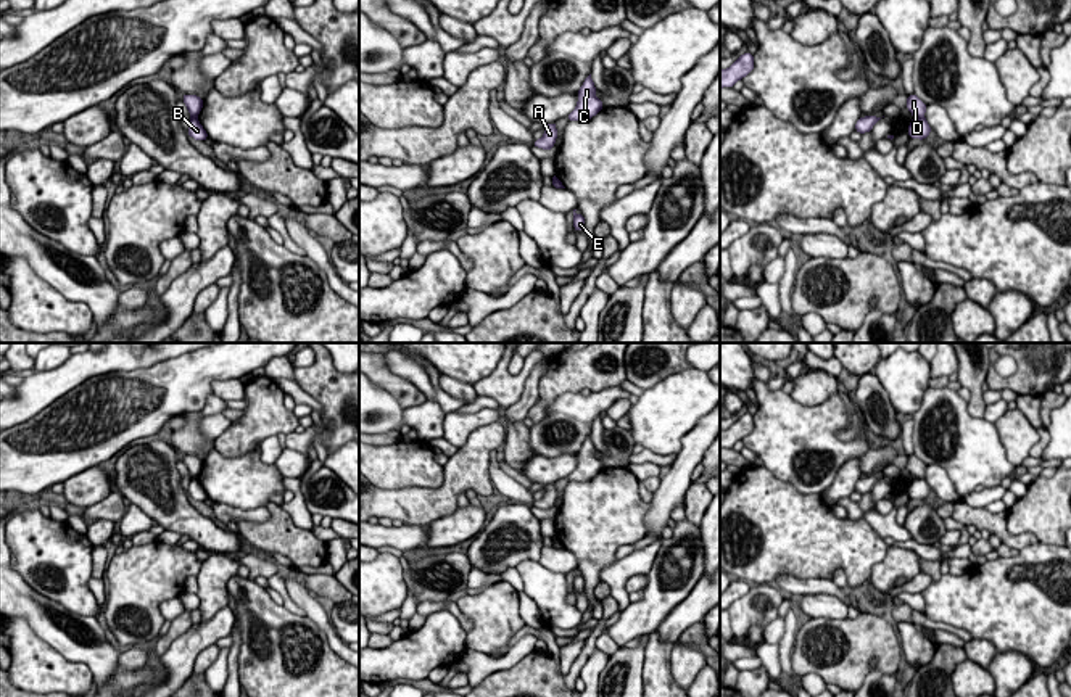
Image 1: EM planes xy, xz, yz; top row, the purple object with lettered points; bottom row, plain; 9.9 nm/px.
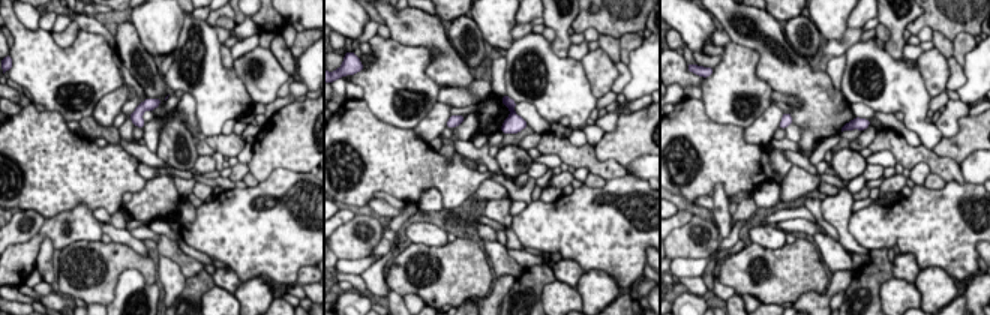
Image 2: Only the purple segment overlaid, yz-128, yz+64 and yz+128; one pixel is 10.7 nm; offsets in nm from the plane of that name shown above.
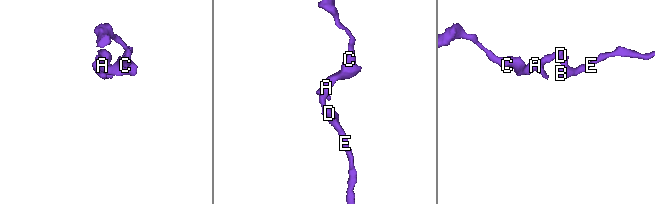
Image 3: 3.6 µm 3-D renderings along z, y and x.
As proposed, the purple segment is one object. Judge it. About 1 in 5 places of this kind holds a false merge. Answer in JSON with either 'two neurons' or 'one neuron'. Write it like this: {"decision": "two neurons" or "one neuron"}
{"decision": "two neurons"}

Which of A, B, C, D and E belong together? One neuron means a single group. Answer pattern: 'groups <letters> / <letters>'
groups A C D / B E

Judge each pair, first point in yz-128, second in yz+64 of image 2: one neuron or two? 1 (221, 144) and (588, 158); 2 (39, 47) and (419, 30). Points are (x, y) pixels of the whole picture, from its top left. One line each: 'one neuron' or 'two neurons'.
1: one neuron
2: two neurons

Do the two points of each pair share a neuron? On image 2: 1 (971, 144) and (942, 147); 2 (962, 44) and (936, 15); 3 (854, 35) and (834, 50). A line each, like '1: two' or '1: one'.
1: one
2: two
3: one

